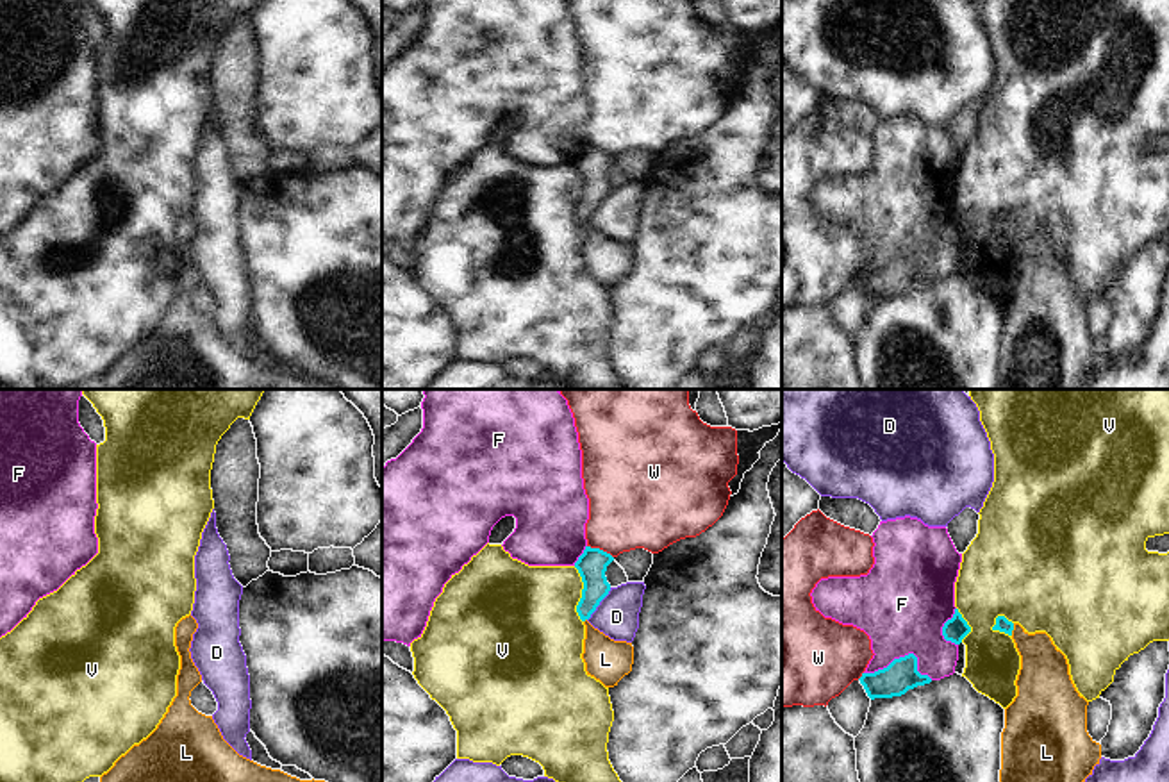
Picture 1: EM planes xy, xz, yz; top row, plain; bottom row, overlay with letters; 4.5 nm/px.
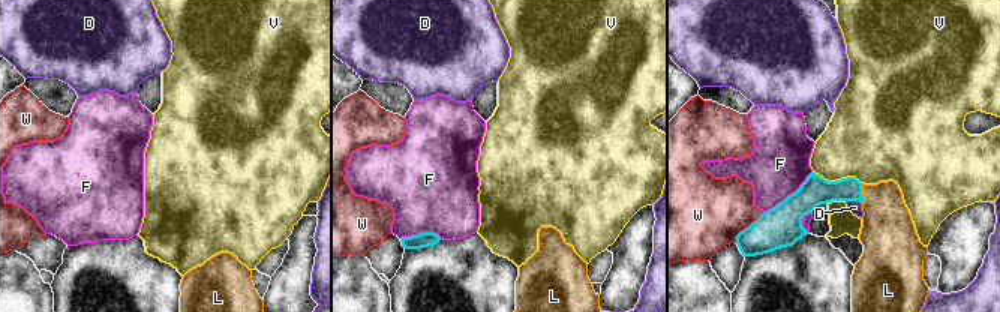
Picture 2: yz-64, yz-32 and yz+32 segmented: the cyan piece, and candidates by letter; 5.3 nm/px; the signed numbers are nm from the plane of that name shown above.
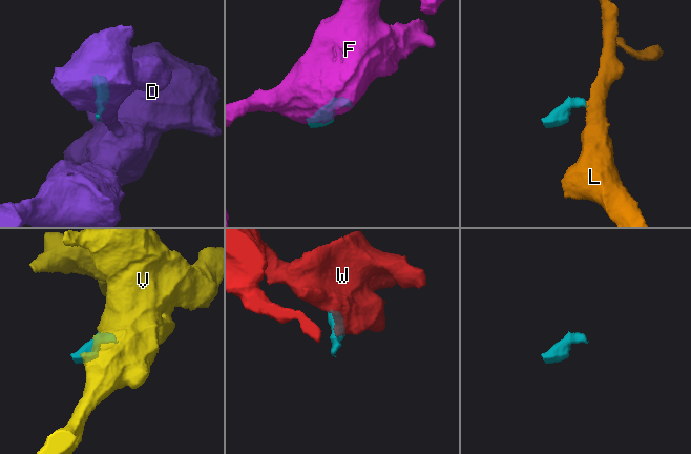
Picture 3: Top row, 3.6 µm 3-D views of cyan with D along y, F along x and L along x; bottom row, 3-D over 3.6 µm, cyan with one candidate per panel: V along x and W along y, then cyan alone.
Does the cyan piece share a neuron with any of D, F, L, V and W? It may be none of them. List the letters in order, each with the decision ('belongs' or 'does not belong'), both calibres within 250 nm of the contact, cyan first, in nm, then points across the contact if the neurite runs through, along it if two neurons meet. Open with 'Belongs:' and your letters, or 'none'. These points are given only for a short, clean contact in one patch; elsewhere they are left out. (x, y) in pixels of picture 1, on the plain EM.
Belongs: L
D: does not belong | 140/190 nm | along xz (611, 188), (588, 220)
F: does not belong | 150/420 nm
L: belongs | 60/220 nm | across yz (1002, 224), (1012, 229), (1039, 256), (1044, 274)
V: does not belong | 140/420 nm | along xz (573, 166), (582, 183), (577, 206), (582, 222)
W: does not belong | 140/380 nm

